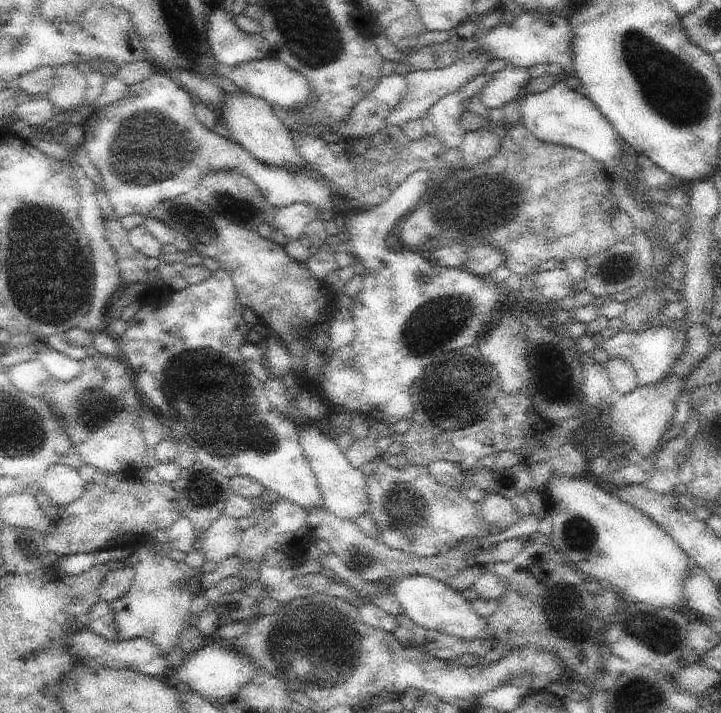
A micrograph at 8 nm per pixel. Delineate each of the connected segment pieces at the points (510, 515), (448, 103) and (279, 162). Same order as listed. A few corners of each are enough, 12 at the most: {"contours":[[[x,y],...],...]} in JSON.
{"contours":[[[486,494],[480,512],[493,531],[520,519],[515,503]],[[480,74],[438,100],[428,119],[449,150],[462,146],[464,101],[492,82]],[[226,94],[220,121],[254,158],[318,172],[302,158],[272,106]]]}

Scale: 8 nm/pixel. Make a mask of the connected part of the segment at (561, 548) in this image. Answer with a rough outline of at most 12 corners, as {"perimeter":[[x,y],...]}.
{"perimeter":[[590,476],[539,491],[549,541],[586,579],[690,608],[690,558]]}

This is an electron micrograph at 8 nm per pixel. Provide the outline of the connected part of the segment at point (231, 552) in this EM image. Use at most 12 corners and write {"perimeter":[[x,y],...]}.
{"perimeter":[[223,514],[201,552],[220,564],[235,556],[244,523]]}

